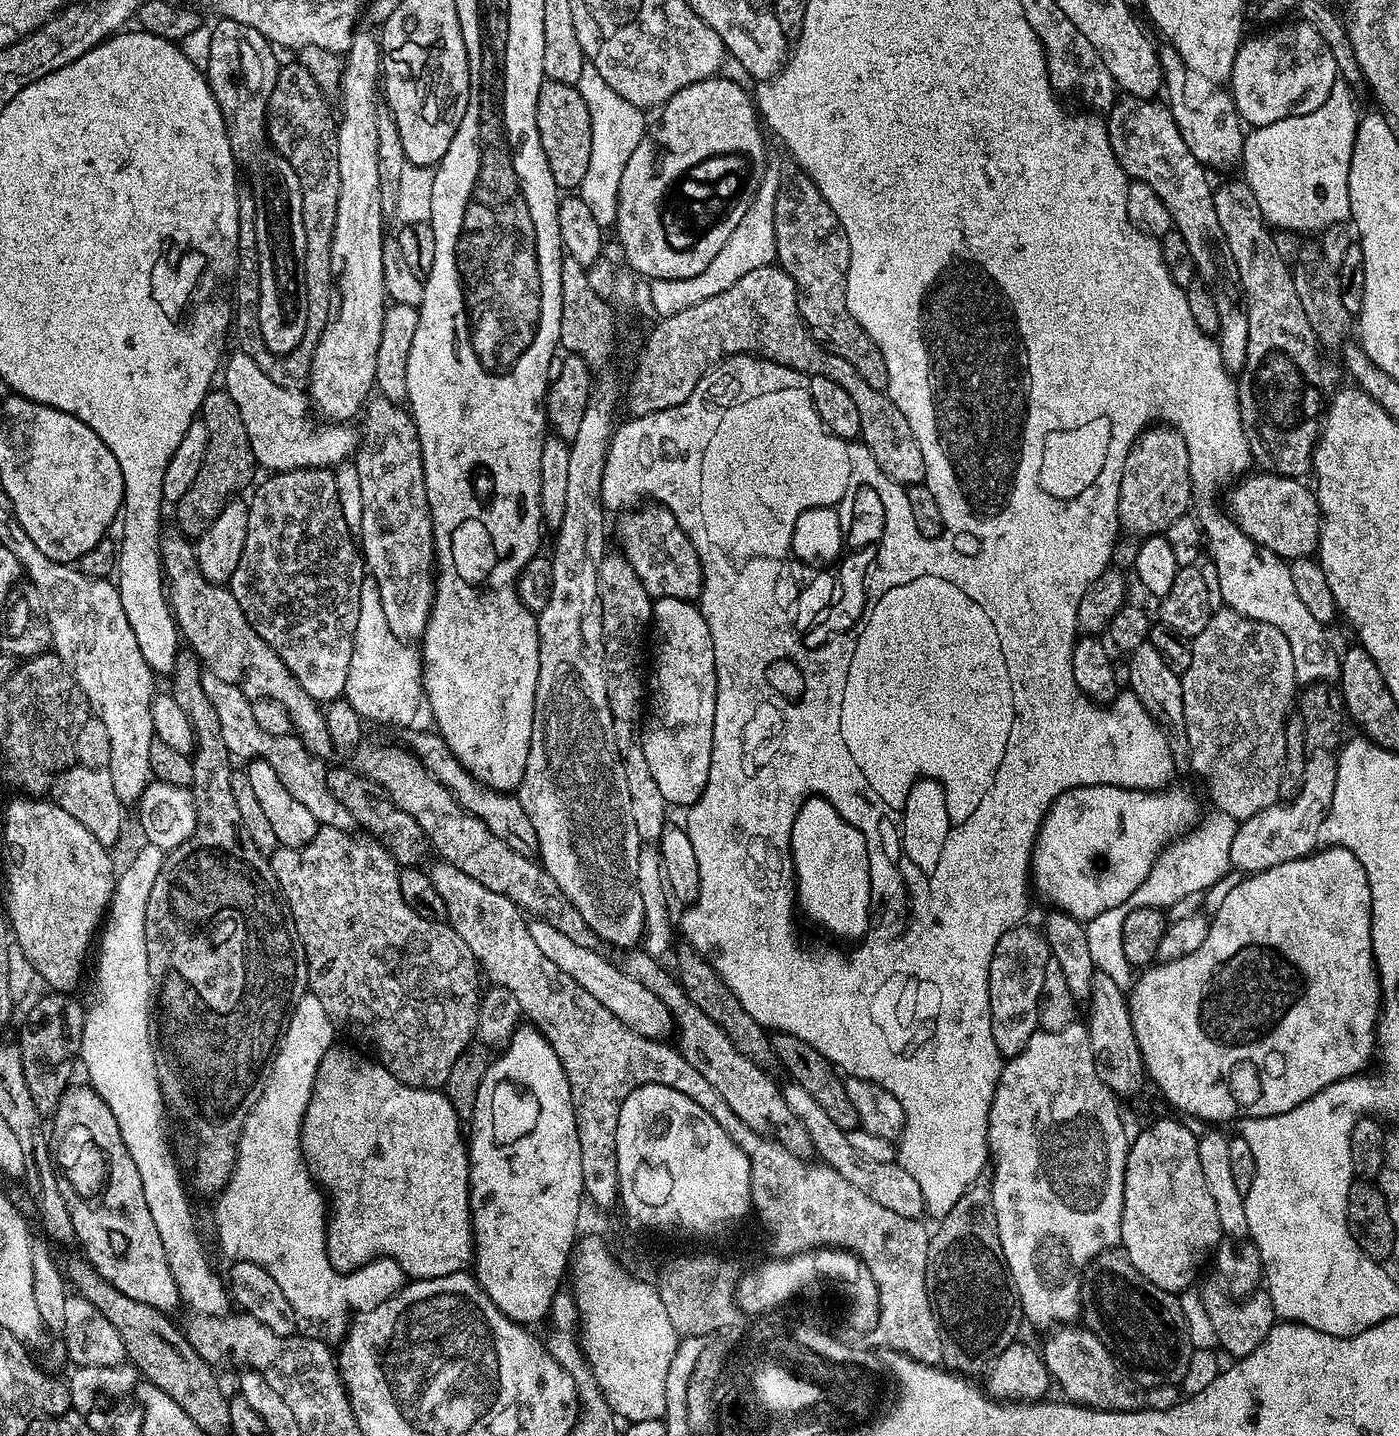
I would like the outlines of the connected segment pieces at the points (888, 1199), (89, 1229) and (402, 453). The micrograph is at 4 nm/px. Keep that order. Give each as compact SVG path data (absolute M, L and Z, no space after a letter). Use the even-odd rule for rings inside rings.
M791 1082L785 1084L782 1093L786 1106L790 1106L790 1110L798 1118L798 1122L802 1122L802 1126L806 1126L806 1134L810 1134L812 1151L823 1163L838 1170L838 1174L842 1174L842 1178L846 1178L846 1182L850 1182L850 1186L862 1190L862 1194L866 1194L866 1198L878 1202L878 1206L886 1206L886 1210L894 1210L894 1214L902 1214L902 1218L920 1220L925 1215L922 1190L918 1190L918 1182L914 1182L914 1178L910 1178L910 1174L900 1163L870 1162L870 1158L862 1158L862 1154L858 1154L858 1150L853 1150L850 1146L848 1132L834 1126L832 1119L823 1112L822 1106L818 1106L818 1102L814 1102L814 1098L810 1098L810 1094L806 1094L806 1090L802 1090L802 1086Z
M90 1086L83 1087L73 1087L66 1091L54 1113L57 1126L64 1128L60 1136L60 1149L57 1147L54 1152L58 1190L62 1190L66 1198L79 1247L84 1247L83 1255L98 1275L114 1285L126 1298L150 1306L158 1312L172 1314L176 1307L181 1307L180 1291L170 1274L170 1266L162 1250L162 1238L158 1238L158 1226L154 1226L152 1209L146 1206L144 1187L138 1178L138 1166L134 1166L125 1133L118 1130L116 1119L110 1115L100 1095ZM72 1180L76 1184L84 1183L88 1188L104 1189L100 1196L83 1196L72 1185Z
M382 395L367 401L362 412L363 418L364 421L358 424L358 447L354 457L362 490L362 524L358 544L362 549L367 571L378 582L382 607L390 630L400 640L415 642L414 640L419 641L424 635L428 616L432 613L432 600L436 595L436 550L432 547L432 515L426 498L418 430L407 407L395 400L387 400Z

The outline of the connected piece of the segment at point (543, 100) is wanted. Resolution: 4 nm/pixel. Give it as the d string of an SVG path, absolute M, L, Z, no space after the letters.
M547 78L538 90L536 103L536 125L550 174L554 174L557 189L579 189L582 178L586 178L586 166L590 166L590 110L582 102L582 94L575 84L554 82Z

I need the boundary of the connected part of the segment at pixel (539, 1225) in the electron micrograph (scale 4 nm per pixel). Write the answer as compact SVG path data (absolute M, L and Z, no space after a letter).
M524 1022L512 1033L512 1041L499 1053L500 1056L489 1063L486 1078L482 1078L482 1086L478 1086L478 1102L472 1111L470 1127L472 1137L466 1140L468 1149L468 1208L472 1211L472 1243L474 1245L474 1275L480 1289L494 1302L494 1306L506 1318L515 1324L533 1326L543 1321L552 1307L552 1299L559 1291L560 1278L569 1269L570 1251L578 1239L576 1219L580 1216L580 1200L585 1199L582 1182L582 1160L578 1150L578 1132L574 1122L574 1106L570 1098L570 1082L566 1082L566 1074L562 1070L562 1062L558 1062L558 1054L546 1042L546 1038L537 1028Z

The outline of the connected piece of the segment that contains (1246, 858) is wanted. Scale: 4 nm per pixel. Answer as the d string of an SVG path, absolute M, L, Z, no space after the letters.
M1328 750L1309 751L1304 762L1304 781L1300 793L1287 802L1269 803L1265 807L1268 809L1264 812L1260 828L1252 820L1243 821L1239 825L1230 847L1231 867L1240 871L1240 874L1251 874L1282 862L1311 856L1320 844L1318 826L1322 826L1324 816L1330 810L1335 781L1336 756Z

